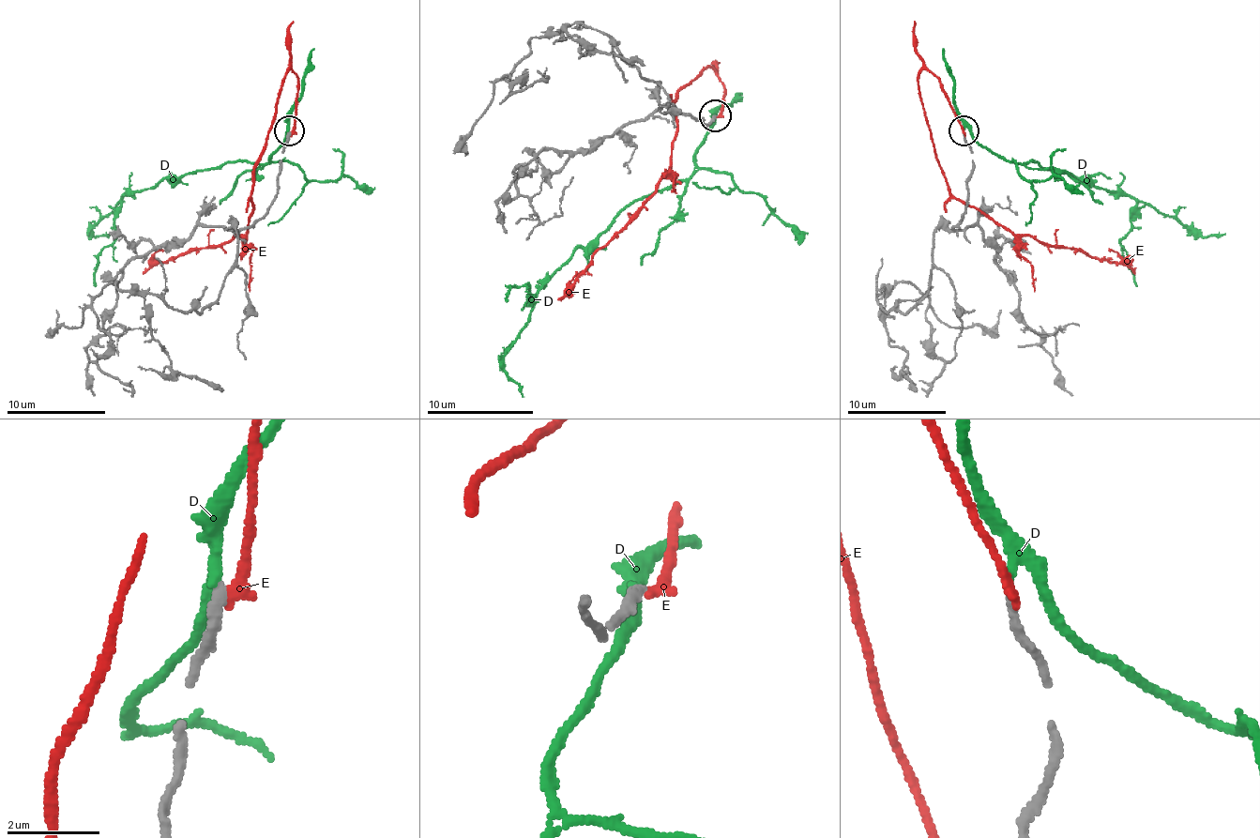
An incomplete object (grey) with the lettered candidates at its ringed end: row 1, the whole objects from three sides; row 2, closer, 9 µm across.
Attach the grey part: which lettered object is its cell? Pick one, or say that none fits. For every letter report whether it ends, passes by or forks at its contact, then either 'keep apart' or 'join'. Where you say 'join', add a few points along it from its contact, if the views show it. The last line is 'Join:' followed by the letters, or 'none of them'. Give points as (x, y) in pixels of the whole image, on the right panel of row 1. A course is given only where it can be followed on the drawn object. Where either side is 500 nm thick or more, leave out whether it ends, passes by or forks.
D: it passes by; join; course (963, 130), (1000, 156), (1018, 163), (1035, 160), (1042, 168), (1085, 177), (1156, 207), (1206, 237), (1225, 233)
E: it ends; keep apart
Join: D

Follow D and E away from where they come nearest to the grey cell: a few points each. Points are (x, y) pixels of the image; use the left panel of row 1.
D: (288, 130), (286, 141), (268, 163), (229, 160), (164, 177), (125, 195), (93, 227), (95, 237), (110, 233)
E: (291, 133), (298, 83), (288, 68), (253, 171), (253, 207), (244, 235), (157, 260), (155, 254), (164, 250)

